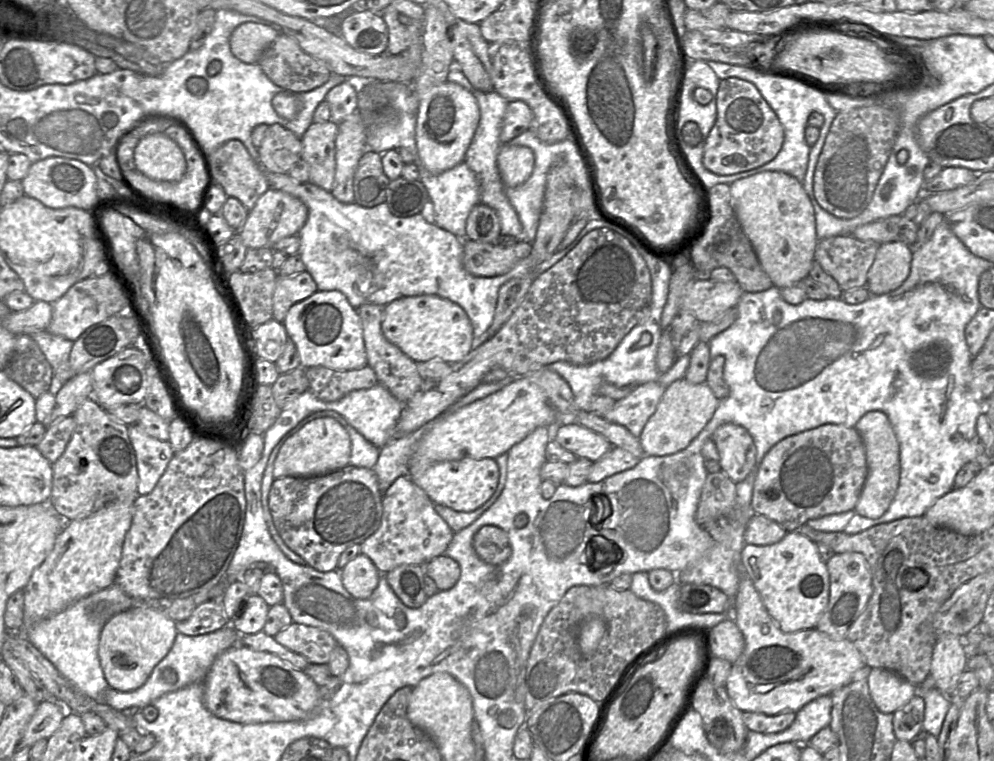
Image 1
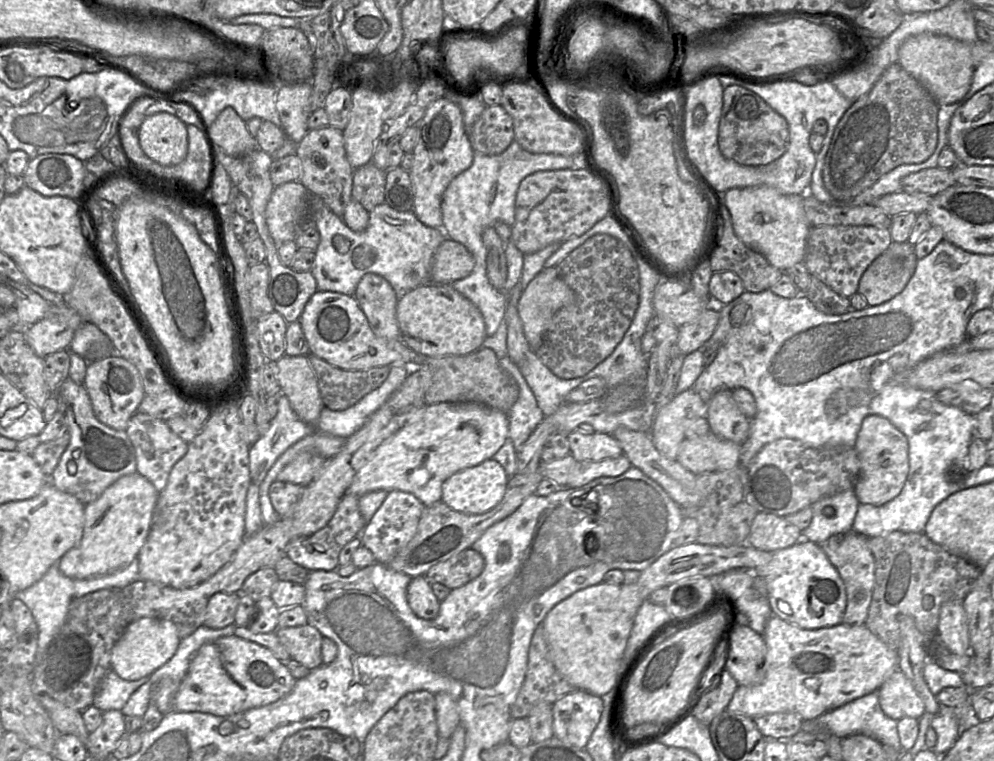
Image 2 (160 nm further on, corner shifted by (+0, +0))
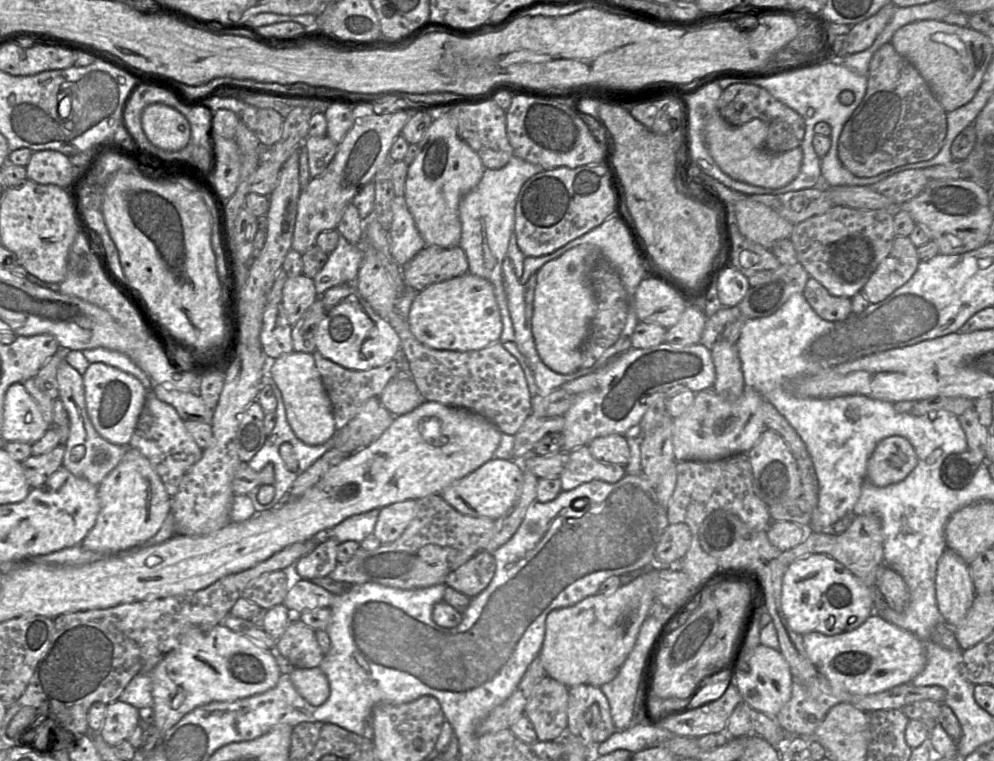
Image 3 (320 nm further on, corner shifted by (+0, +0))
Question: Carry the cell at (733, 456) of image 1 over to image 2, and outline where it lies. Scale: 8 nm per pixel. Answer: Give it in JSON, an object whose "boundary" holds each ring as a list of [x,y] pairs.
{"boundary":[[[720,390],[708,402],[707,421],[716,436],[742,446],[749,437],[750,419],[738,408],[731,390]]]}

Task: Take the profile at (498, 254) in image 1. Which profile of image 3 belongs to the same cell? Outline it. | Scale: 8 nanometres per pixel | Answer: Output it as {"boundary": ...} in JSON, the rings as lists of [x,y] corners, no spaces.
{"boundary":[[[426,246],[403,266],[403,276],[407,289],[420,292],[432,284],[462,276],[468,270],[468,259],[460,246]]]}

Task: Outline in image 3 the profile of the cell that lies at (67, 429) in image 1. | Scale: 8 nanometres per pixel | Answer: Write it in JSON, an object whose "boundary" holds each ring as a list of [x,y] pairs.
{"boundary":[[[58,444],[41,455],[30,455],[21,462],[25,478],[30,488],[43,485],[62,466],[65,446]]]}

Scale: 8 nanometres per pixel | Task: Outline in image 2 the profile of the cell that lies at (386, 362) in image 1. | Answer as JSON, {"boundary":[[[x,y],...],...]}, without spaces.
{"boundary":[[[367,273],[359,282],[354,295],[376,336],[400,339],[397,321],[400,296],[384,277]]]}

